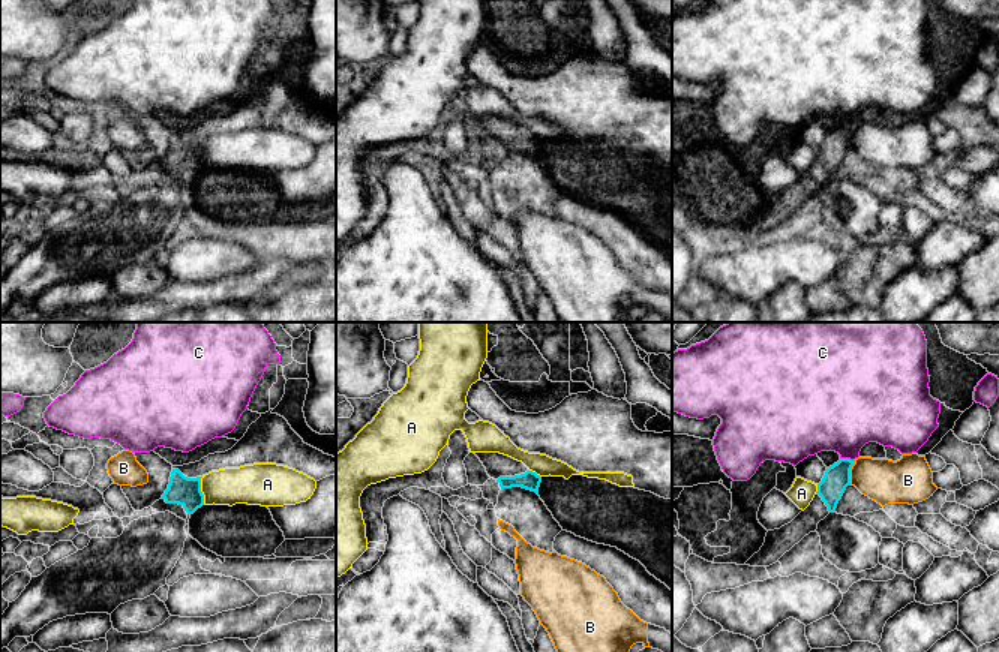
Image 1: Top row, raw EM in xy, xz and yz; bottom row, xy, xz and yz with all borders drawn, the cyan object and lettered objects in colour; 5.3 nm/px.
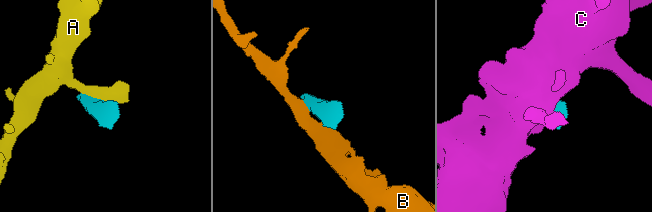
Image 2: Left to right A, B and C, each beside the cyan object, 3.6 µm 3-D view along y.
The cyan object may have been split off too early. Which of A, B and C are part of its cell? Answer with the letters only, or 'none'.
none

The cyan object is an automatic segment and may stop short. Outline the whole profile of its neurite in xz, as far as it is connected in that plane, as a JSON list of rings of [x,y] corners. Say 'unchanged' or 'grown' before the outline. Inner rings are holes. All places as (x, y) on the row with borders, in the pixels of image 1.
grown; [[[474,453],[490,478],[501,489],[522,487],[538,495],[542,477],[530,471],[522,462],[500,453]]]

